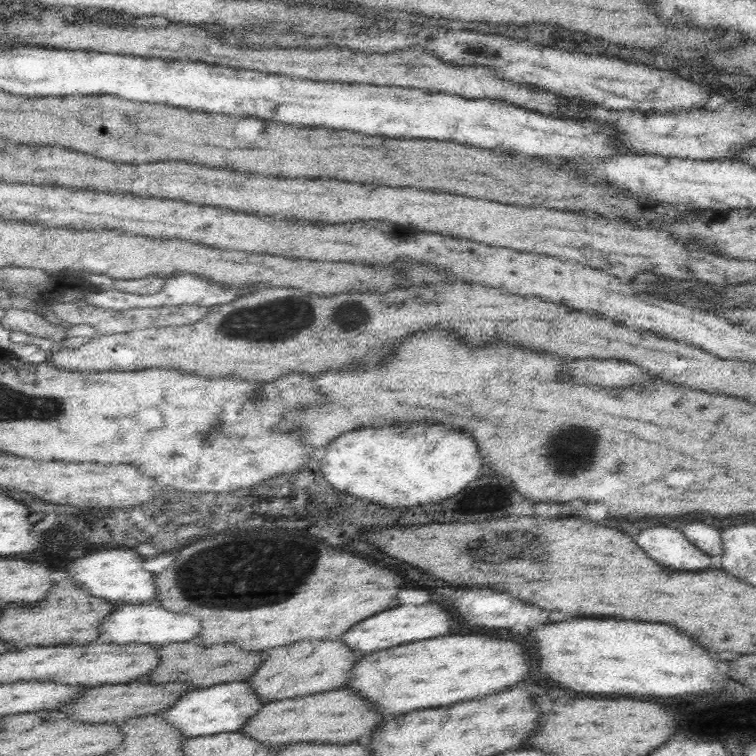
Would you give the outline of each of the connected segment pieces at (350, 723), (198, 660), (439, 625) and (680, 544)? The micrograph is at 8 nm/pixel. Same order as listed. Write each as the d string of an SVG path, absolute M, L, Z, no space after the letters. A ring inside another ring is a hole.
M332 690L332 692L310 694L294 700L284 699L264 703L246 719L238 731L244 736L249 736L250 740L257 740L260 744L272 748L284 747L296 742L314 742L314 740L322 740L328 744L342 744L370 734L370 730L378 722L382 722L382 718L376 716L366 706L366 702L344 690Z
M182 642L182 644L158 646L158 664L154 670L145 674L143 682L152 682L152 684L180 682L191 688L199 689L210 687L212 684L220 684L220 678L226 682L234 682L234 680L242 682L256 666L260 666L260 656L246 654L242 650L234 650L234 646L202 648L202 646L192 646L192 644Z
M404 604L392 610L378 612L366 620L360 620L360 624L354 624L352 628L348 628L348 632L344 632L339 639L352 650L352 653L359 656L370 655L404 643L444 634L450 628L450 624L458 624L458 622L456 616L448 616L448 612L438 604L422 604L422 606Z
M666 526L646 528L638 534L636 544L654 562L668 566L672 570L696 572L696 570L710 569L712 564L709 556L694 548L686 535L674 528L666 528Z

